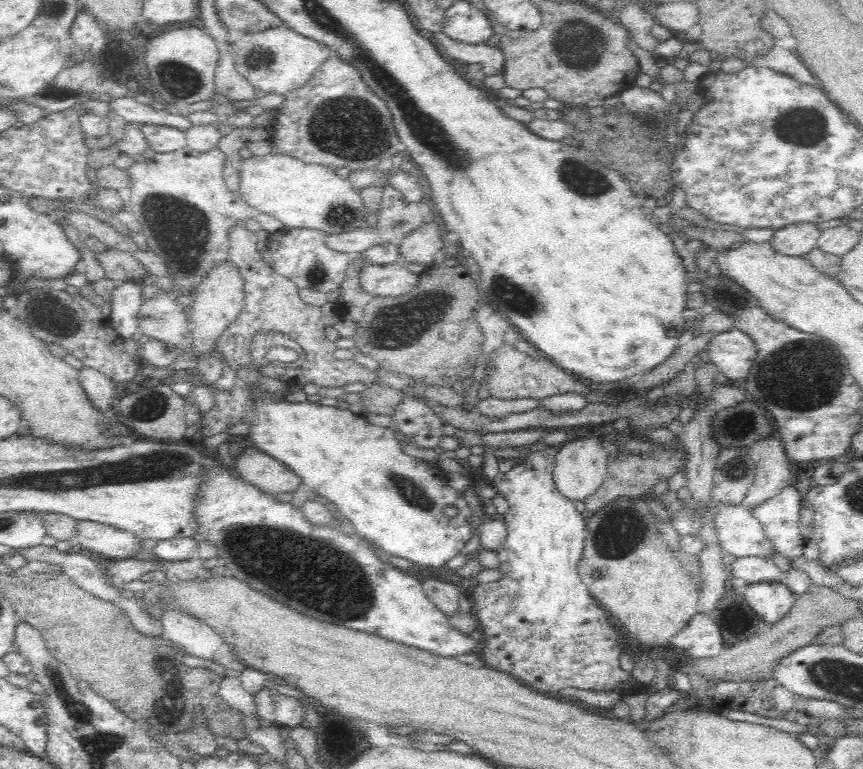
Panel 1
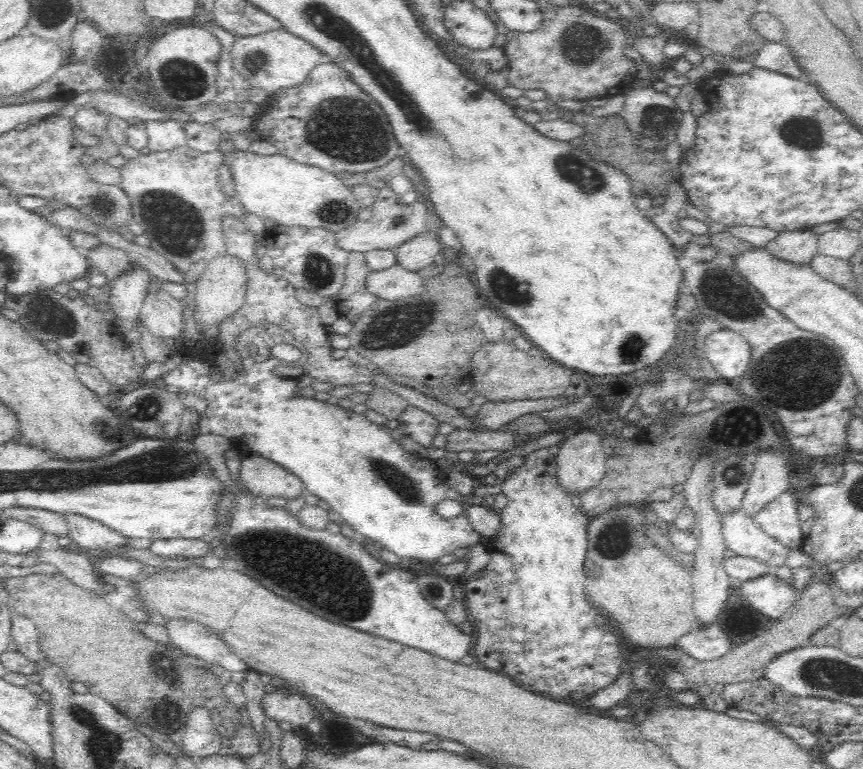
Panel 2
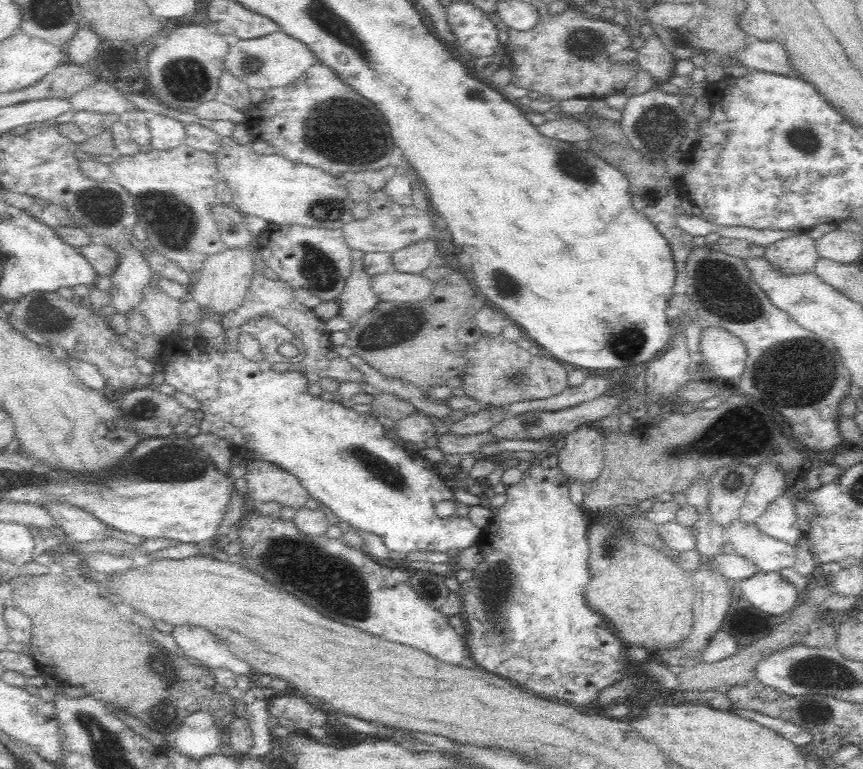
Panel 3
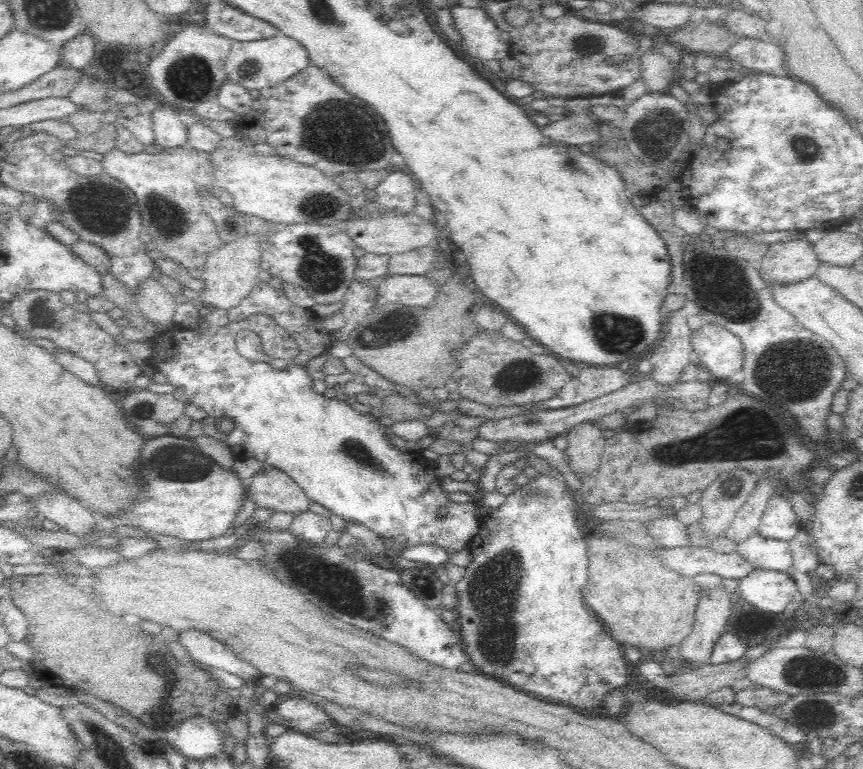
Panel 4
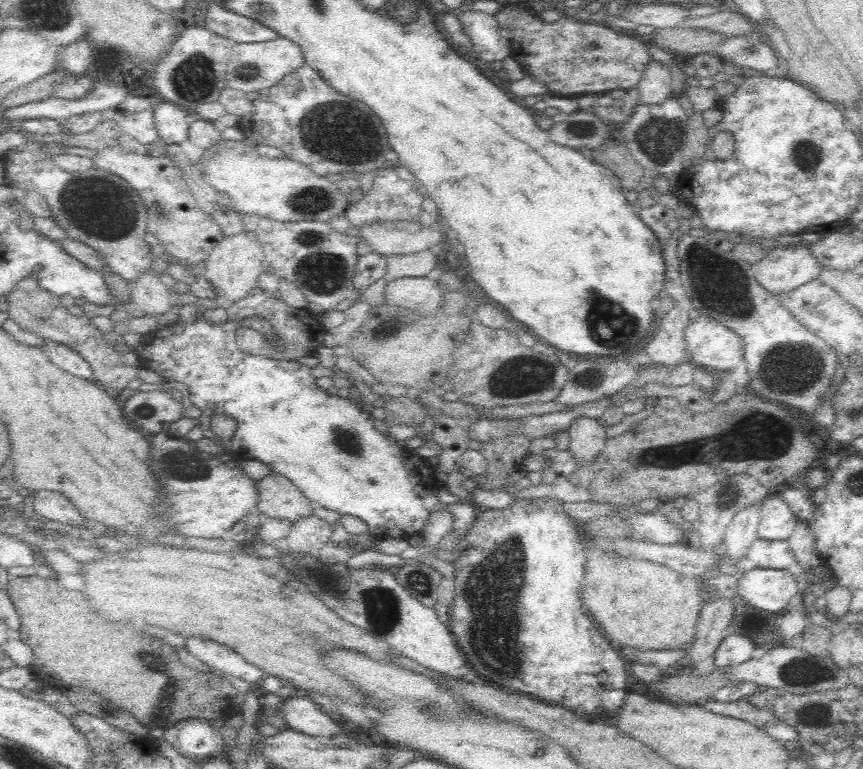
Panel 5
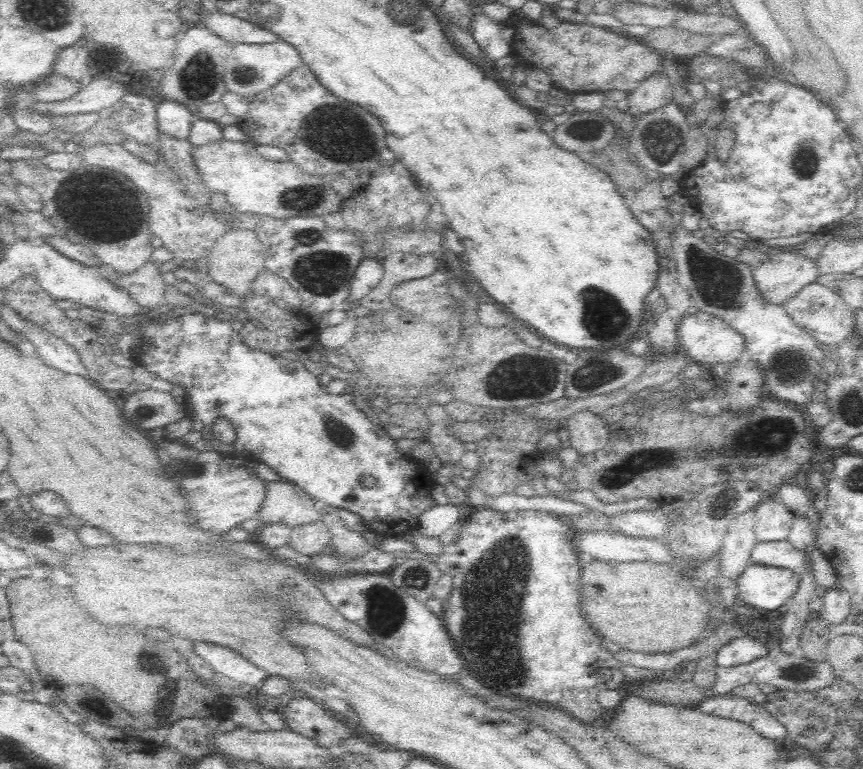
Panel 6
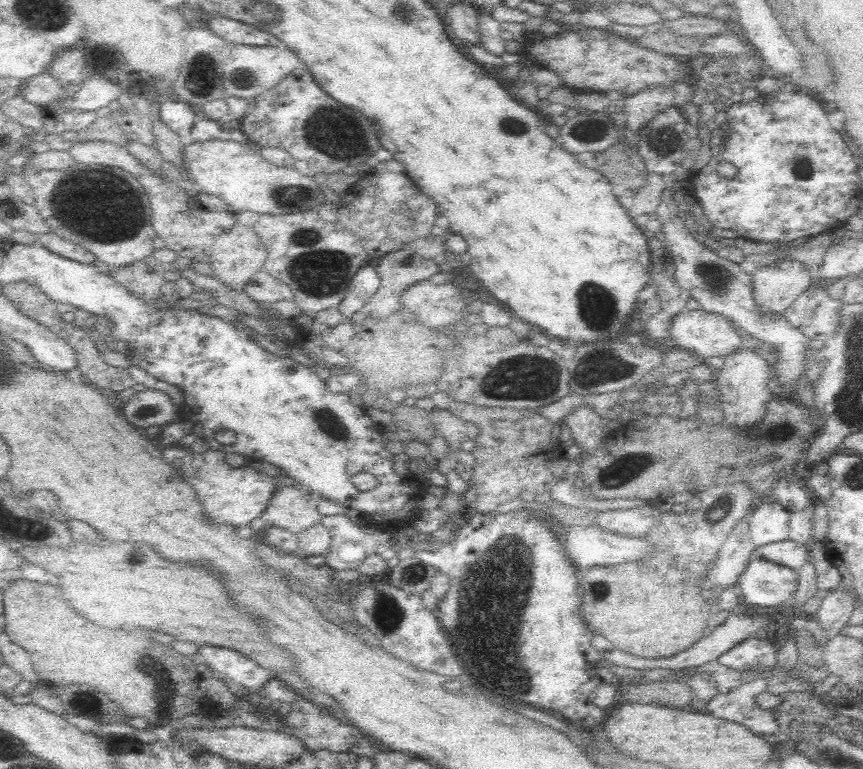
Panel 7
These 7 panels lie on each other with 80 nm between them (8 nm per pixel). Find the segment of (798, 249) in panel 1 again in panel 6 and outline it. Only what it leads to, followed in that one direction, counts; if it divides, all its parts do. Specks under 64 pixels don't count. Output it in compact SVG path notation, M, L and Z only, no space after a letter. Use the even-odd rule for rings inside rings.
M772 252L770 260L753 269L753 279L760 297L766 303L783 306L805 286L816 283L817 265L796 253Z

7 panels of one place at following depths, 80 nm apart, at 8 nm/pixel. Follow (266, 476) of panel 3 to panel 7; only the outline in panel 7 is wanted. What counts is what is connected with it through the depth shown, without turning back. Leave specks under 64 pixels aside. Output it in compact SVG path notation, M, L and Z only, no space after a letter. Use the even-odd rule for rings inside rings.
M301 487L279 488L261 514L265 528L278 528L297 535L321 522L318 499Z

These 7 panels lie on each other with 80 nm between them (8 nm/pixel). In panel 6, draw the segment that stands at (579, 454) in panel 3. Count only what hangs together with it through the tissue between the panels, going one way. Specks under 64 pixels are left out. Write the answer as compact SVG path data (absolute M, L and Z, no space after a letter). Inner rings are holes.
M580 410L564 420L563 428L569 432L571 446L581 455L589 455L604 448L611 437L606 417L589 410Z

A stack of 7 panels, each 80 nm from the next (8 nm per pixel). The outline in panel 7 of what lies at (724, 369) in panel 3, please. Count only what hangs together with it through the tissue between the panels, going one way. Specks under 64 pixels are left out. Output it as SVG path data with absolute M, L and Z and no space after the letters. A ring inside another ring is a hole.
M686 306L680 312L673 314L668 324L668 344L669 346L679 346L701 356L725 357L732 354L738 346L742 345L740 332L733 326L732 322L722 316L708 312L702 308L689 310Z

